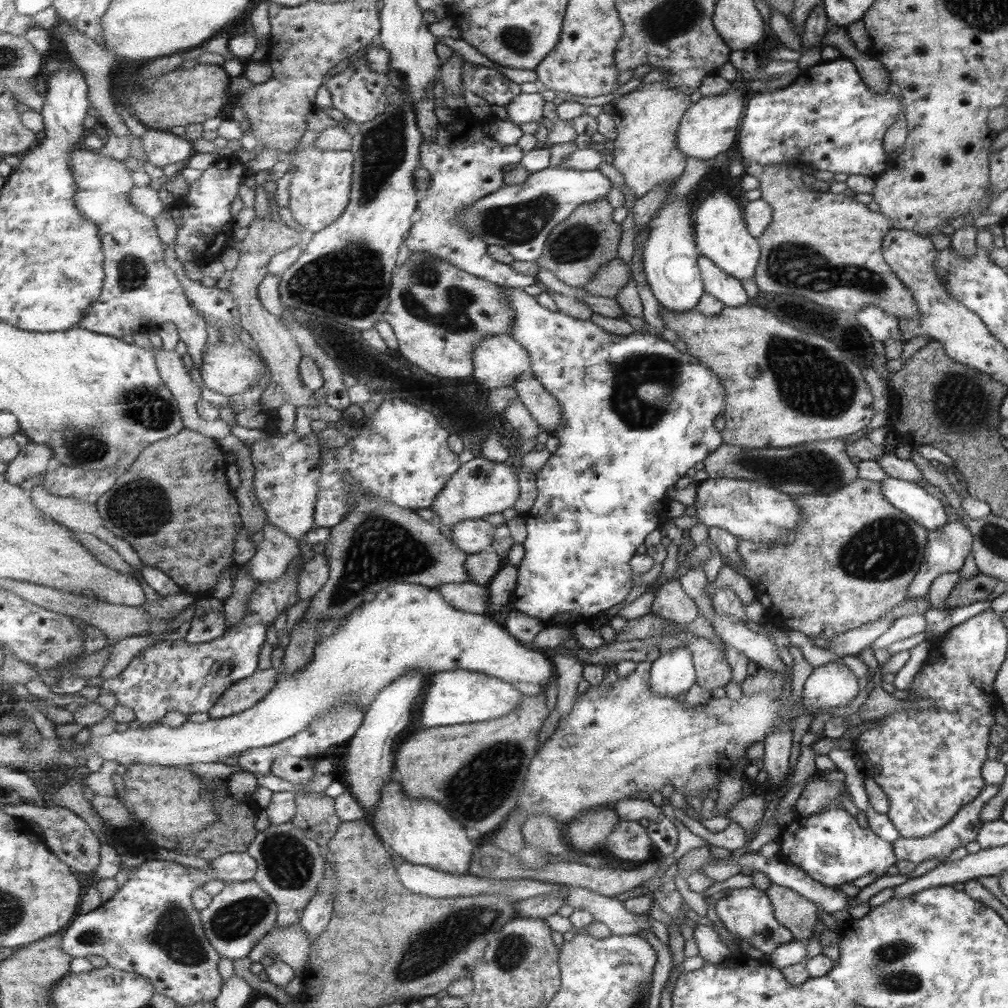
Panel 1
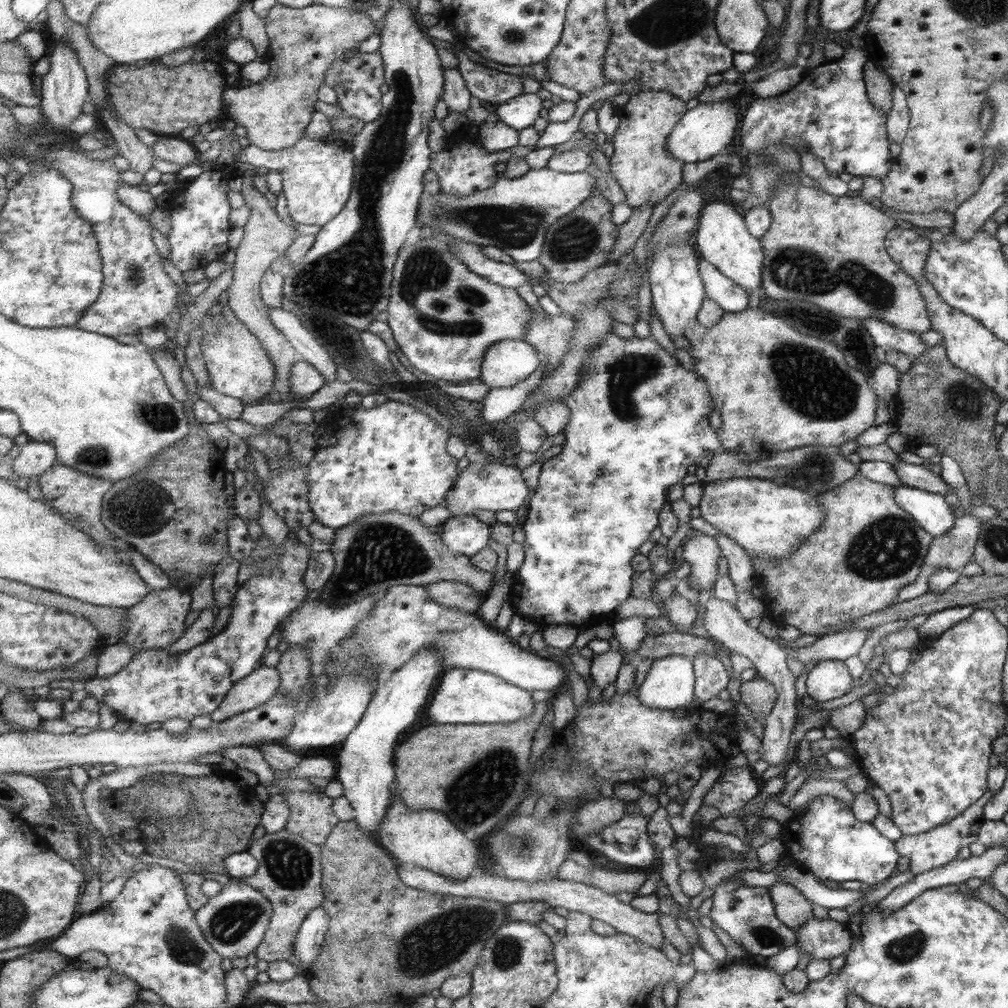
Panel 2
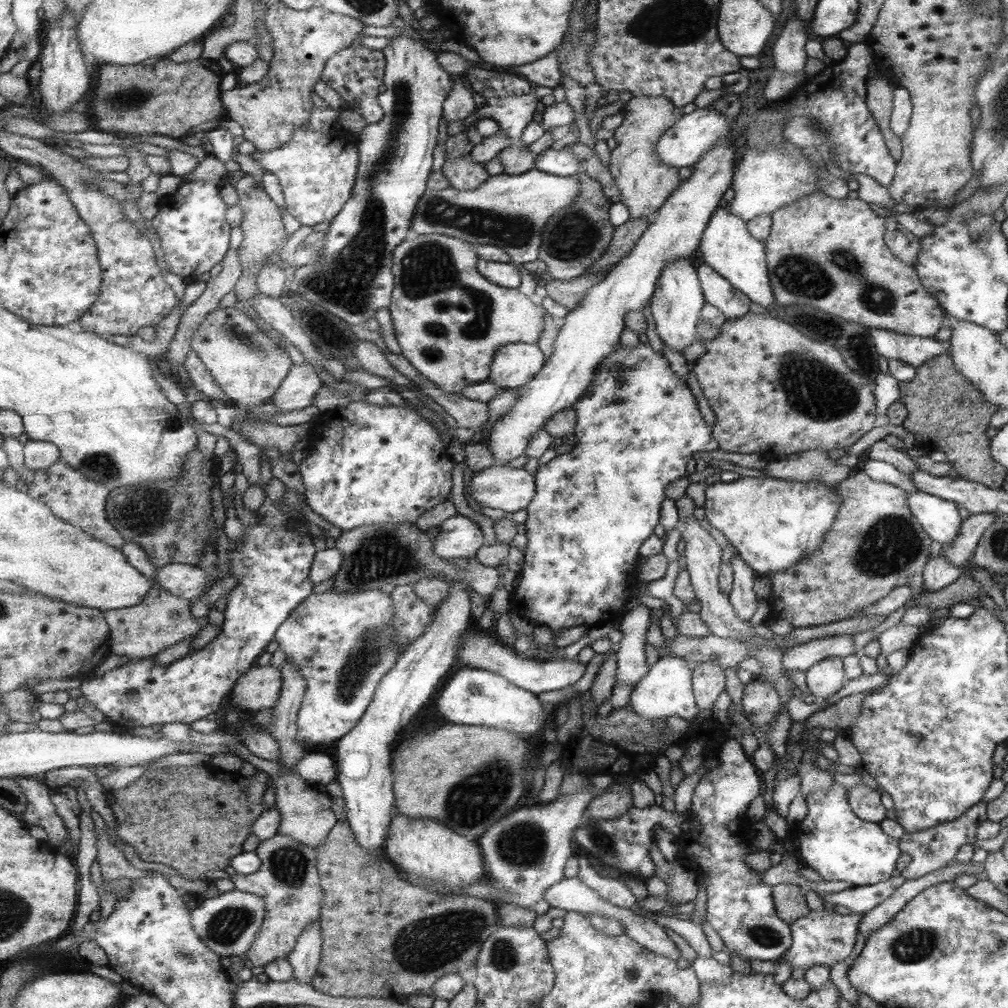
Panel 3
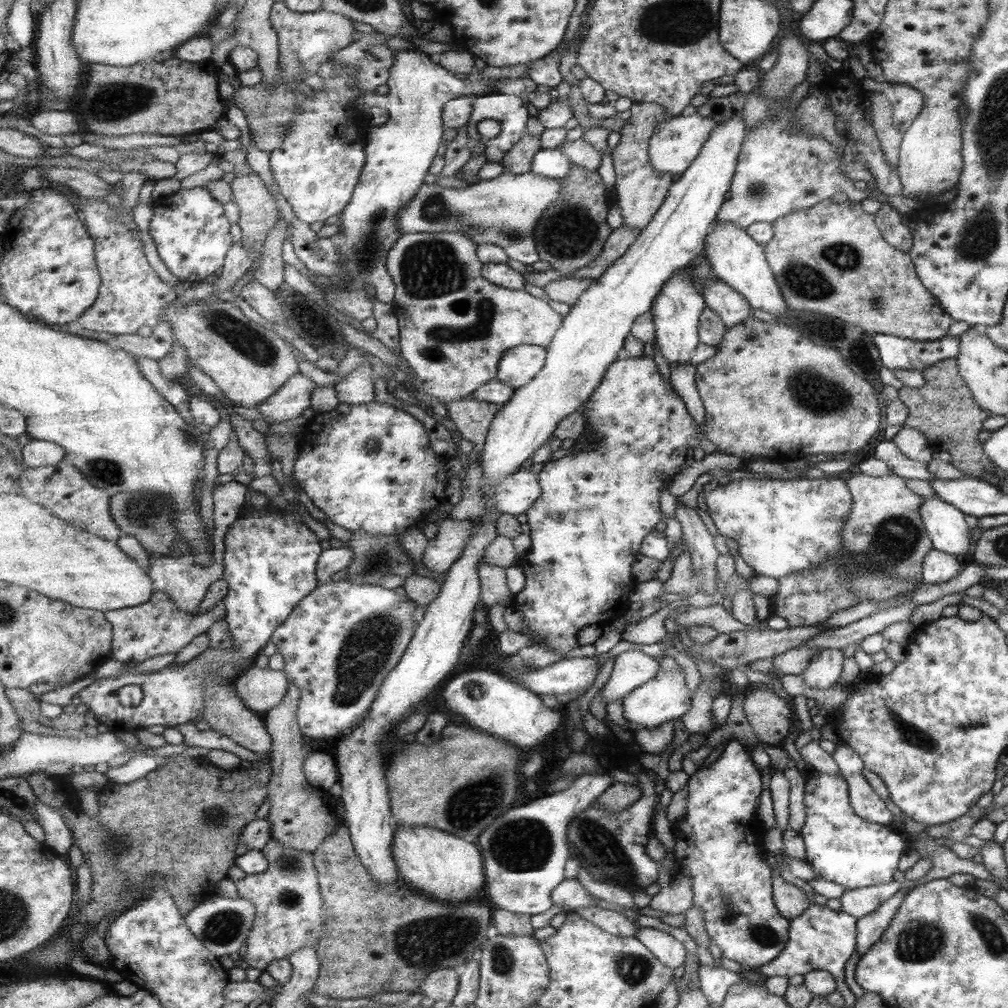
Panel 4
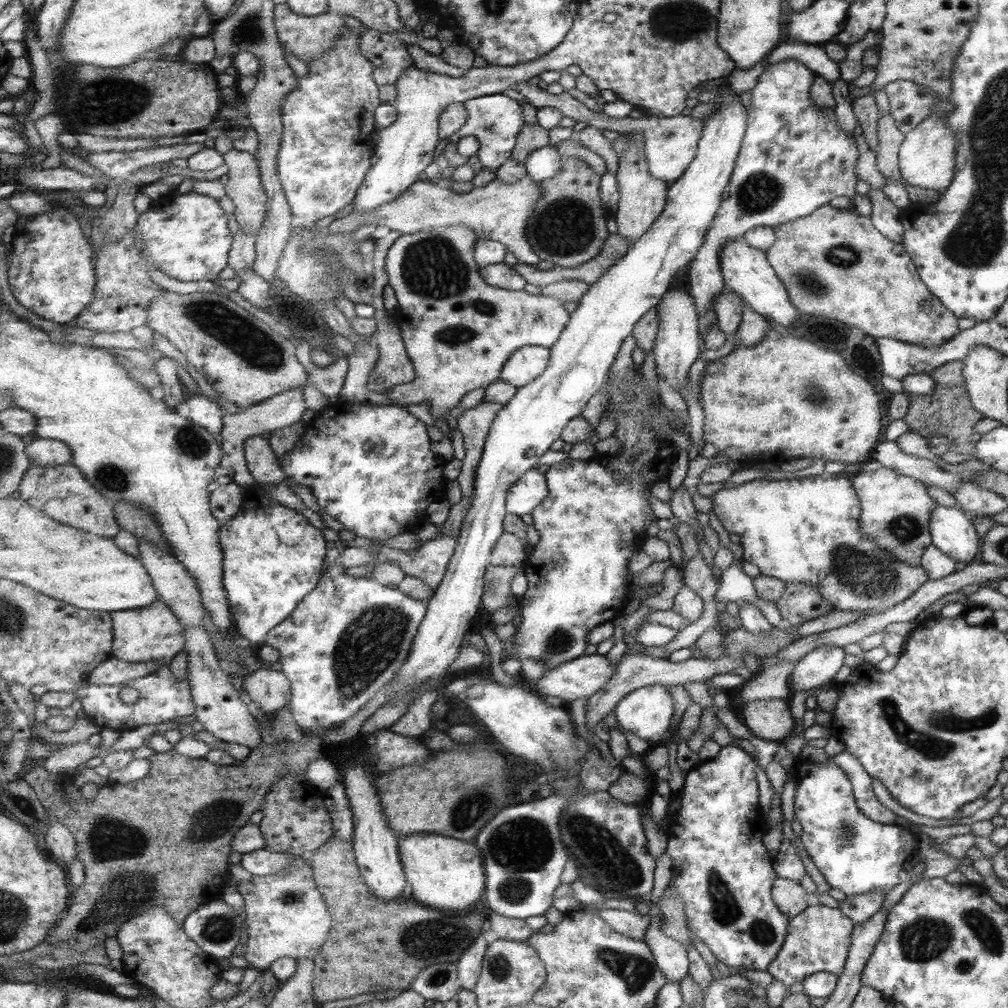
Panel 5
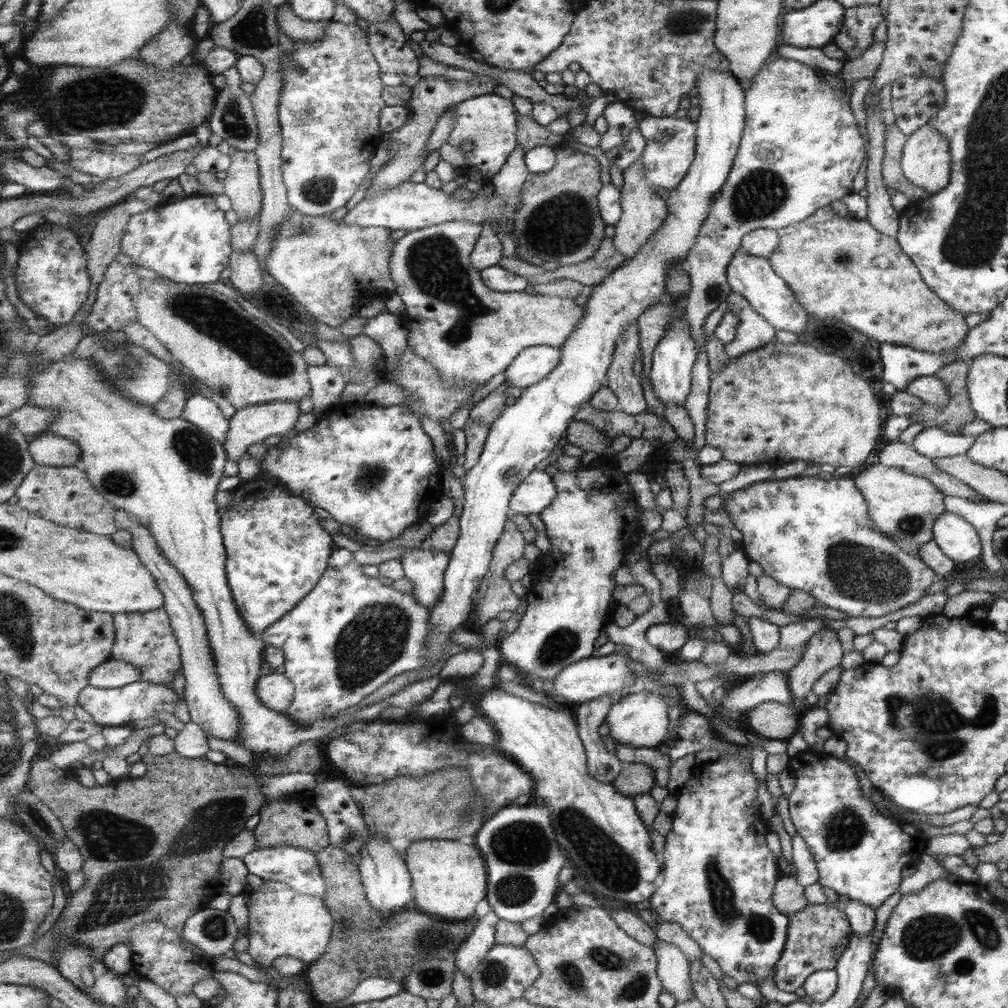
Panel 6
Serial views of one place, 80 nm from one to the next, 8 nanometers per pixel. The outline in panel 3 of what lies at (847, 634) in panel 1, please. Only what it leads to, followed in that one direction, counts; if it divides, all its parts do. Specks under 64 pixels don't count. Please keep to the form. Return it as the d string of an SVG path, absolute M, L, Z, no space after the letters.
M853 635L821 637L785 648L782 665L787 673L790 670L806 671L830 656L839 656L843 659L851 655L853 649Z

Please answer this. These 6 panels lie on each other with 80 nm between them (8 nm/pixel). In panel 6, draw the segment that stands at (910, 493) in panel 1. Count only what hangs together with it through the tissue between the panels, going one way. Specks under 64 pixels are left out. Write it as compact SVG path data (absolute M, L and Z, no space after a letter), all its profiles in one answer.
M943 511L932 524L932 541L955 564L980 555L979 534L957 513Z

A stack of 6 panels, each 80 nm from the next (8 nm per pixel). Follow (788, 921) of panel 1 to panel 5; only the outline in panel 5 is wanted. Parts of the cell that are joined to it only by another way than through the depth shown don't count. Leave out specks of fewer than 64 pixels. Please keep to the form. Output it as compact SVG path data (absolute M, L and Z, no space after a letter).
M777 878L773 883L772 898L789 920L803 912L809 905L808 895L799 883L781 878Z

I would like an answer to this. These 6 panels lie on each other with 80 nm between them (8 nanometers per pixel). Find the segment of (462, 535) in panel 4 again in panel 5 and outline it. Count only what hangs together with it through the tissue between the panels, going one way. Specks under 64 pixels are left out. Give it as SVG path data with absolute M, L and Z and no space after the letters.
M441 535L425 542L414 555L400 549L381 546L389 561L394 561L406 575L416 576L431 588L440 585L459 546L459 535Z

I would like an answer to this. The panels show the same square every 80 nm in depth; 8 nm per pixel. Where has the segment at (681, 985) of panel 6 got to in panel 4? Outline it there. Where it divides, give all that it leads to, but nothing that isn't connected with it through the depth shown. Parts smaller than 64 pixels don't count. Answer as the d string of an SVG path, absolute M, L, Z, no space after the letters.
M639 927L636 937L648 948L657 960L669 968L679 968L687 960L686 946L672 934L652 927Z

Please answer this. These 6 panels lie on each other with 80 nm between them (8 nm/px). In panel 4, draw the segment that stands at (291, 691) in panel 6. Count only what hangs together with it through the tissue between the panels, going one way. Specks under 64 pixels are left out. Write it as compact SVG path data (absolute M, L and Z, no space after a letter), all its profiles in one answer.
M253 665L234 684L239 696L251 710L265 714L284 701L290 680L284 670Z

